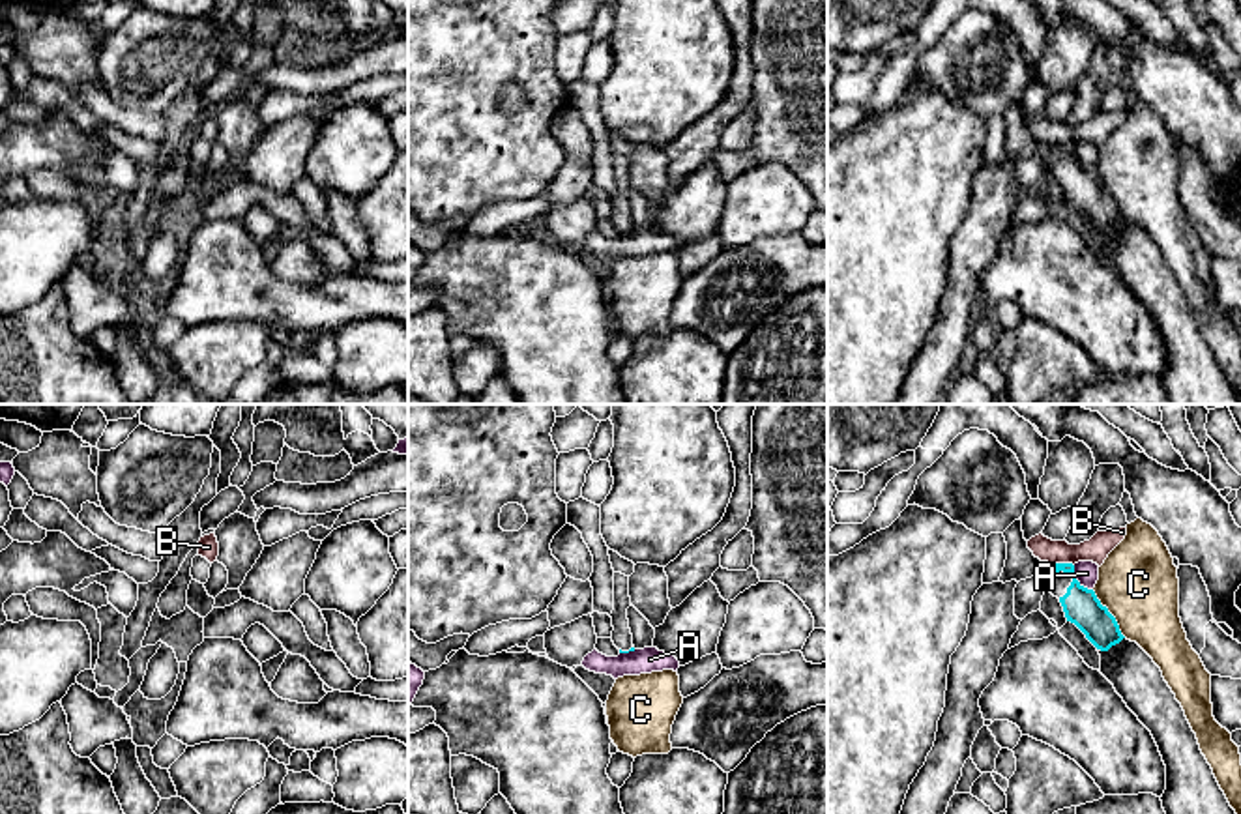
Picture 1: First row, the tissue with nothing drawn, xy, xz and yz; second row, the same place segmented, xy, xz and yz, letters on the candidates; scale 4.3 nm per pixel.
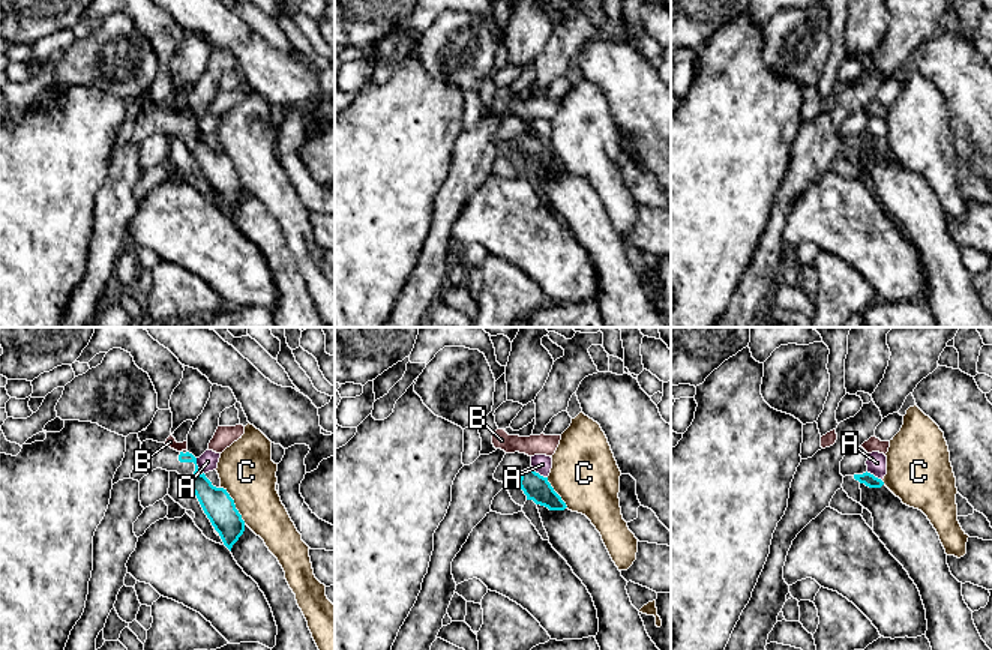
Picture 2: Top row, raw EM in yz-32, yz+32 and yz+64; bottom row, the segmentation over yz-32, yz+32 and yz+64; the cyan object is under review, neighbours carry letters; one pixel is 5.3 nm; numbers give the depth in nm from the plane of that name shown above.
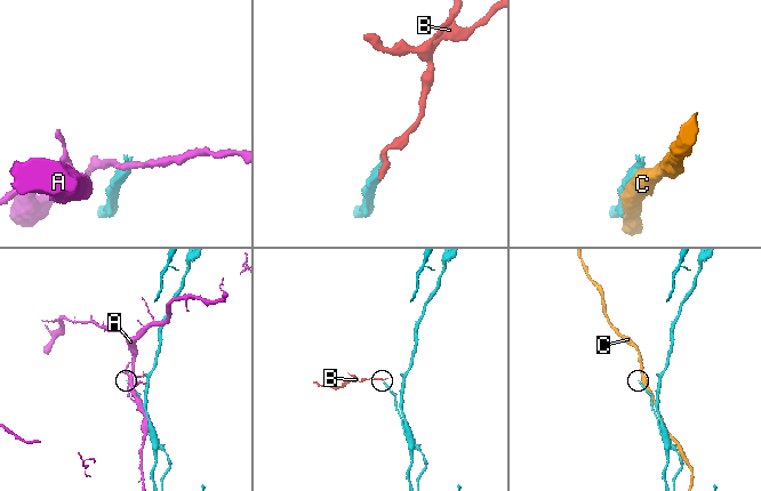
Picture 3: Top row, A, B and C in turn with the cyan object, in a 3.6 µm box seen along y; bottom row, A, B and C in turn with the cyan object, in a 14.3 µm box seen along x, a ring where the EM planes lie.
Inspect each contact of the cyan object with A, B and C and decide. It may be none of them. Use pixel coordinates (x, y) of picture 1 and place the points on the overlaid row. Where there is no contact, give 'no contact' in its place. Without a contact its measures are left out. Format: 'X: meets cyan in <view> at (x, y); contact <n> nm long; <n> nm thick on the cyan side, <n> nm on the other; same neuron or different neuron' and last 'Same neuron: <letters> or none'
A: meets cyan in yz at (1077, 581); contact 140 nm long; 160 nm thick on the cyan side, 100 nm on the other; different neuron
B: meets cyan in yz at (1062, 564); contact 110 nm long; 50 nm thick on the cyan side, 110 nm on the other; different neuron
C: meets cyan in yz at (1110, 614); contact 260 nm long; 160 nm thick on the cyan side, 340 nm on the other; different neuron
Same neuron: none

